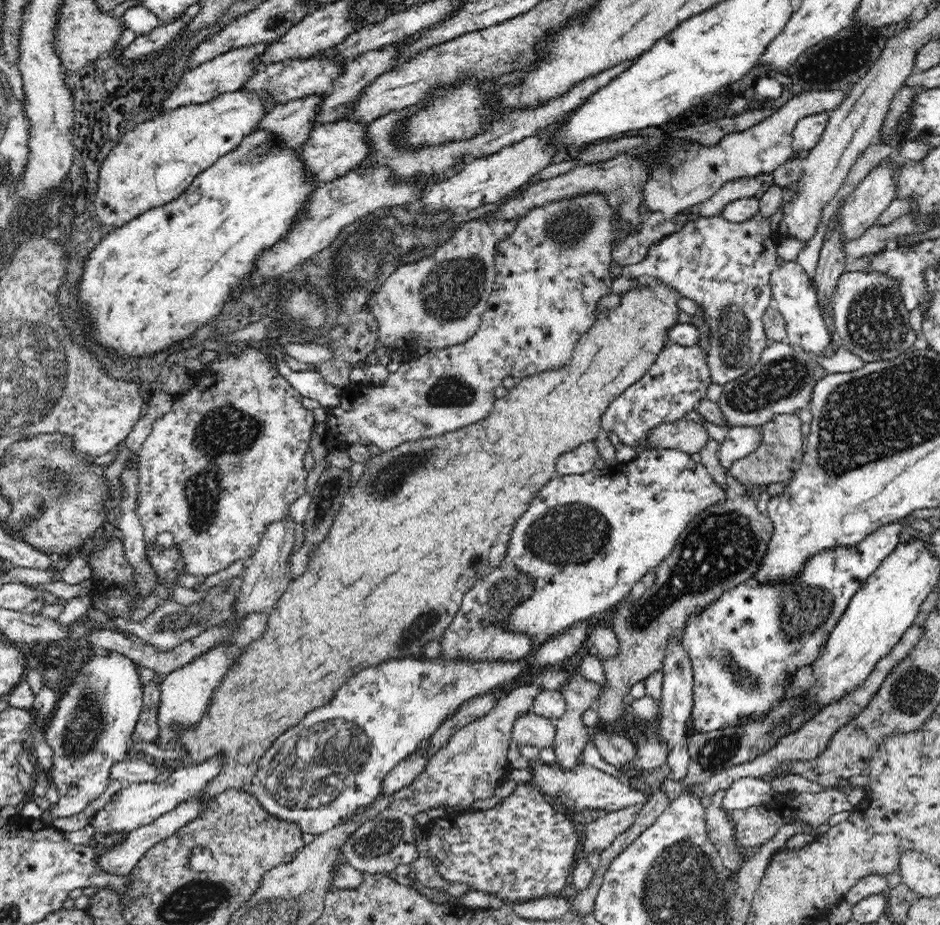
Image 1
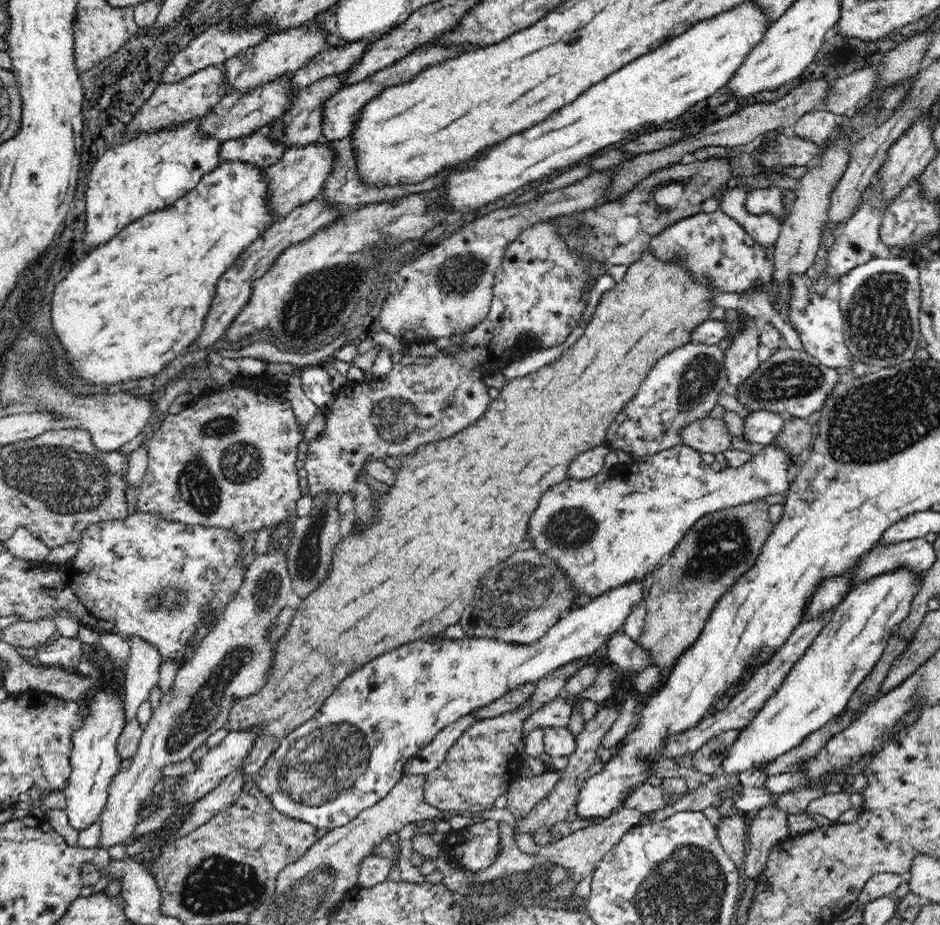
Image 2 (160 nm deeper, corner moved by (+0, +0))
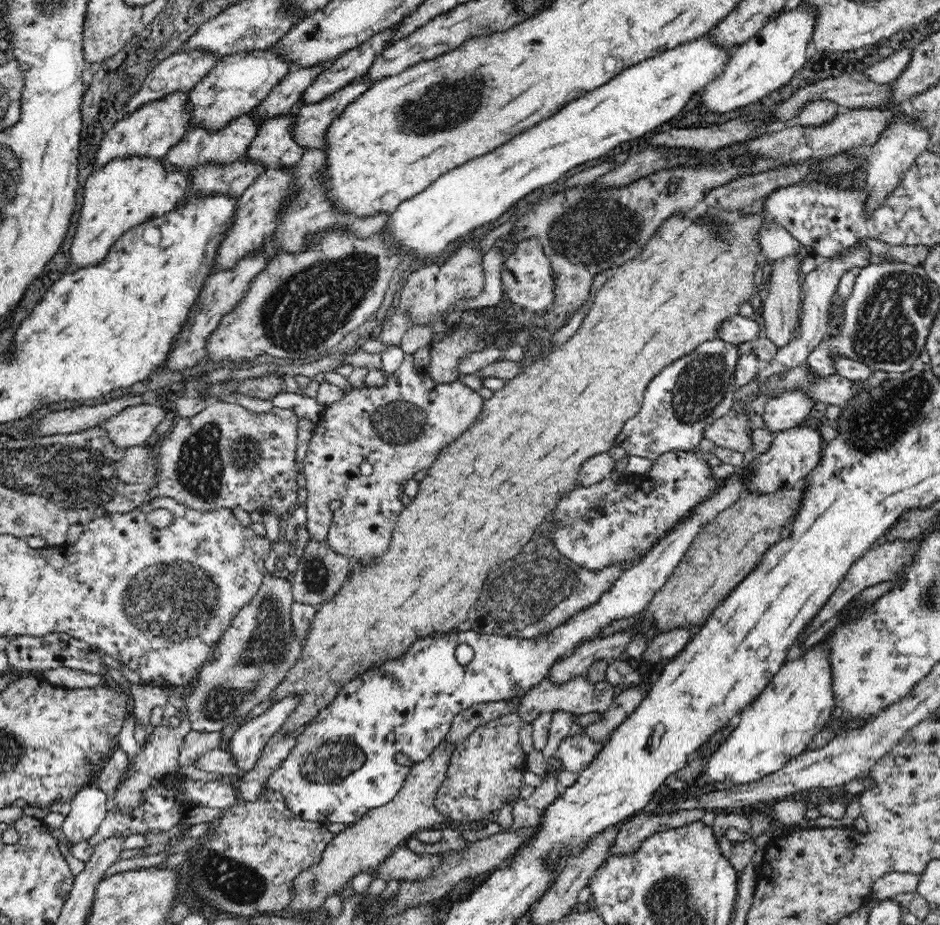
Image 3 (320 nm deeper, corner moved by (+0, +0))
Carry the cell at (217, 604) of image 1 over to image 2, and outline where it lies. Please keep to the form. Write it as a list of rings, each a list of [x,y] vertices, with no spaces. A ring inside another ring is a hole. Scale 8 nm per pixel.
[[[134,637],[129,640],[131,656],[124,672],[124,717],[126,723],[137,718],[137,710],[159,681],[160,655],[158,649]]]

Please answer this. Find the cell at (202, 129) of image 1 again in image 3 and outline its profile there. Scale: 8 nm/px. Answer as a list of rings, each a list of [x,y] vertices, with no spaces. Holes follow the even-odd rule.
[[[120,157],[94,170],[83,189],[82,207],[68,256],[68,272],[100,264],[125,232],[176,210],[184,199],[191,178],[186,171],[166,171],[162,159],[148,157]]]

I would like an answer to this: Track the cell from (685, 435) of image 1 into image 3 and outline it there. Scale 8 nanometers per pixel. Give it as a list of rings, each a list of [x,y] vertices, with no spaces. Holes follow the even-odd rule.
[[[738,399],[731,409],[704,429],[704,437],[712,440],[716,447],[744,453],[753,448],[750,427],[749,399]]]

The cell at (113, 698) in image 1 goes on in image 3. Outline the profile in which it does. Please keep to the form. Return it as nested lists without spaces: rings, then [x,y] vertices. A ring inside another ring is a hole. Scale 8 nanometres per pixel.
[[[96,778],[69,801],[72,810],[61,828],[70,845],[89,842],[109,812],[108,796],[97,788]]]

